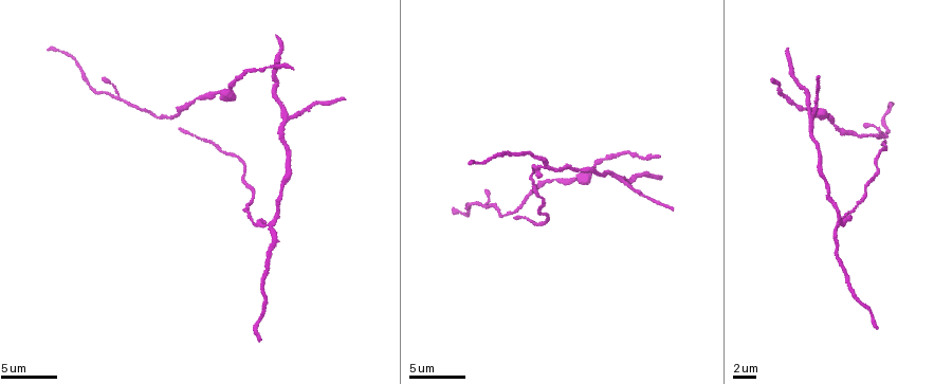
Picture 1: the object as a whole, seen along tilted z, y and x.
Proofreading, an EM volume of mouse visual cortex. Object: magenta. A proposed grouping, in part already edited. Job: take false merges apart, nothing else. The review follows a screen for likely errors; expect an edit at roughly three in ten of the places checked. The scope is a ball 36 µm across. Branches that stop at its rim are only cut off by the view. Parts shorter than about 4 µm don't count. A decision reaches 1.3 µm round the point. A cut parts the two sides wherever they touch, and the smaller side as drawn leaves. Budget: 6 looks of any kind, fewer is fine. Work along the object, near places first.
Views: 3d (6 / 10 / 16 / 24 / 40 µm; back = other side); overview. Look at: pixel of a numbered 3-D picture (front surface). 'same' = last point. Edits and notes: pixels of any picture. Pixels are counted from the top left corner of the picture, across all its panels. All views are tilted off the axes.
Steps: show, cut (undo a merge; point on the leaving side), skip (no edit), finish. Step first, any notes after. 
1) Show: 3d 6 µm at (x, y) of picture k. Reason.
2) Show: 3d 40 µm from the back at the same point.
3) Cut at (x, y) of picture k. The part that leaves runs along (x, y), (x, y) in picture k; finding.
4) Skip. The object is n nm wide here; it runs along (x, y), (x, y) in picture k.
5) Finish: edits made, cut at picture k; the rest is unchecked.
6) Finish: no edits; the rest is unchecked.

Show: 3d 10 µm at (266, 224) of picture 1.

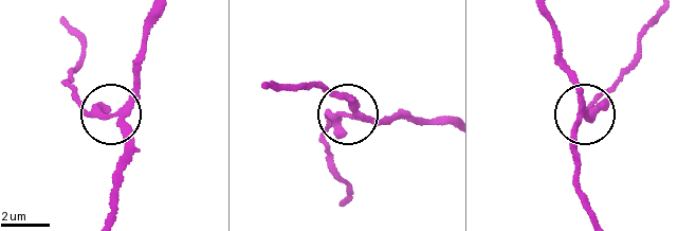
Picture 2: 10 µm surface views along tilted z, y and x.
Skip. 3 arms meet here; it runs along (157, 16), (133, 89), (116, 116), (129, 136), (129, 162) in picture 2; all the same neuron.

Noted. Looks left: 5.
Show: 3d 16 µm at (292, 117) of picture 1. Three arms meet.

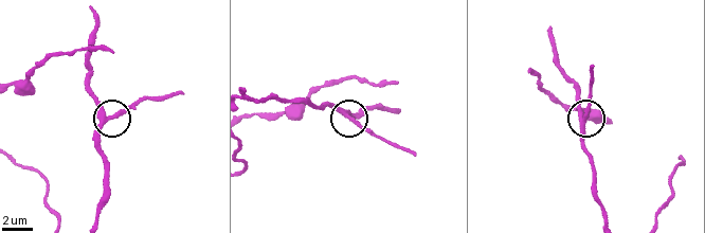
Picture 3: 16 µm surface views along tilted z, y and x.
Show: 3d 16 µm from the back at (349, 117) of picture 3.

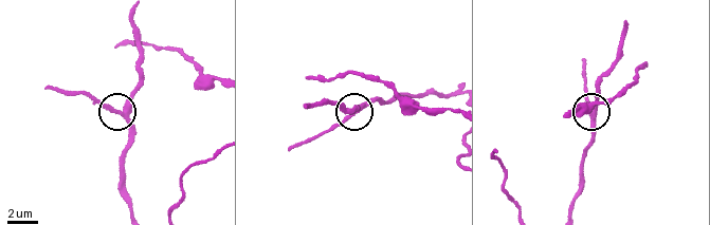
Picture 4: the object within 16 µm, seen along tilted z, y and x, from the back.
Skip. 3 arms meet here; it runs along (141, 60), (142, 79), (122, 106), (111, 107), (87, 93) in picture 4; one neuron here.

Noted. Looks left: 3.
Show: 3d 10 µm at (885, 138) of picture 1. Narrows sharply.

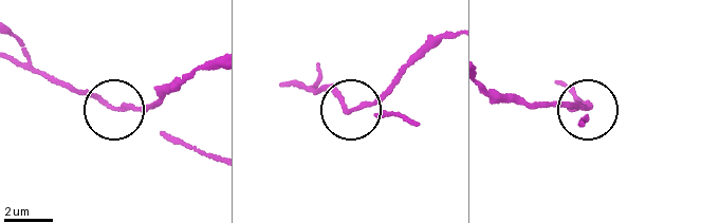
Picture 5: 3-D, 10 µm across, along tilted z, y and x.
Cut at (143, 111) of picture 5. Two neurons meet here.

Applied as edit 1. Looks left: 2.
Finish: edits made, cut at picture 5; the rest is unchecked.

